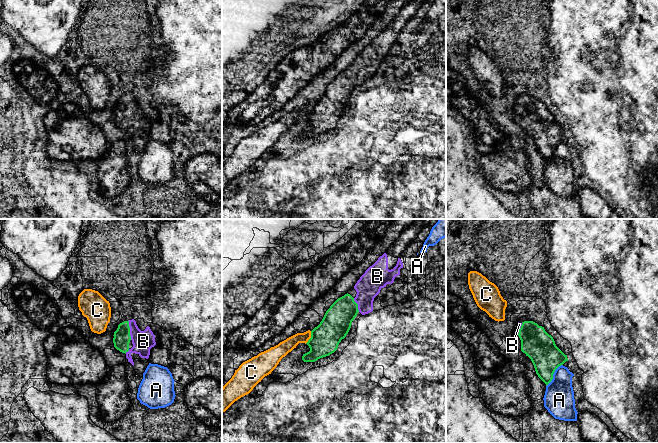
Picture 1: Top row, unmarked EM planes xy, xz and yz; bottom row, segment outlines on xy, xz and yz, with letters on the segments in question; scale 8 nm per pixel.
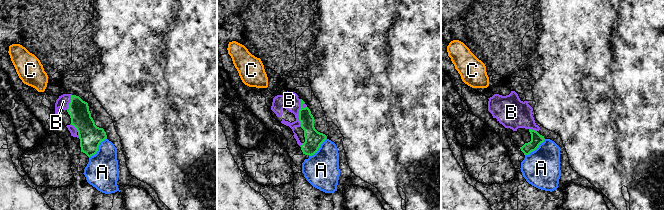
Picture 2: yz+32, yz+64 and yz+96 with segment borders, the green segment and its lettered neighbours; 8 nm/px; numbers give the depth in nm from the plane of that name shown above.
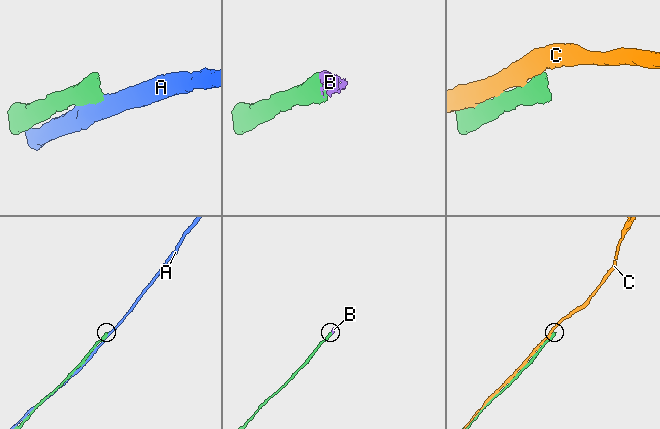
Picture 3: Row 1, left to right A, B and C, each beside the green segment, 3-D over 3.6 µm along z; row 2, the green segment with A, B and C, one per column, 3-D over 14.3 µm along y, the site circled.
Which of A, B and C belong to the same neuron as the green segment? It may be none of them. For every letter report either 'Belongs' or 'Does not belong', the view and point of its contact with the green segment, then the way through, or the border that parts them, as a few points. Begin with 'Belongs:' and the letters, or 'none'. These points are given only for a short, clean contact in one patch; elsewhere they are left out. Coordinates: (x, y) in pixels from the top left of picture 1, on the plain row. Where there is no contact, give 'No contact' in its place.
Belongs: B
A: Does not belong. Touches green at yz (552, 151)
B: Belongs. Touches green at xy (129, 106). Path across: xy (121, 116), (129, 106), (143, 117)
C: Does not belong. Touches green at xz (311, 113)

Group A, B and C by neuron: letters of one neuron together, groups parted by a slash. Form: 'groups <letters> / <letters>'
groups A / B / C

